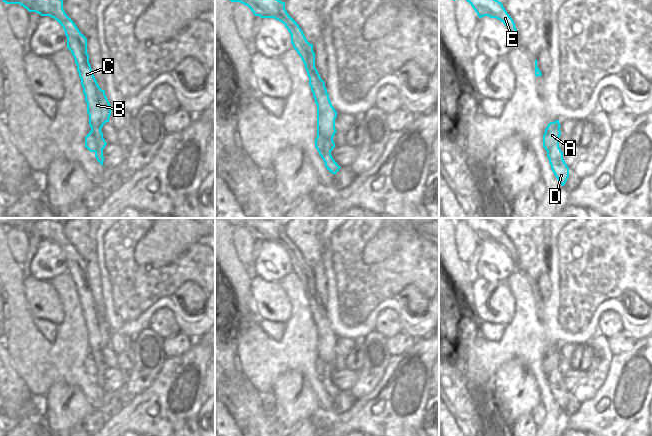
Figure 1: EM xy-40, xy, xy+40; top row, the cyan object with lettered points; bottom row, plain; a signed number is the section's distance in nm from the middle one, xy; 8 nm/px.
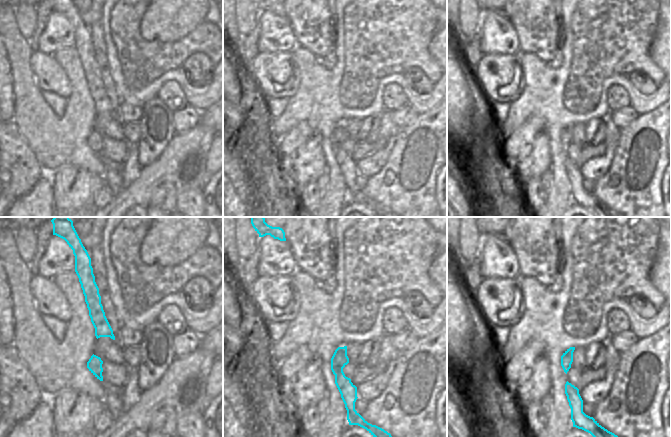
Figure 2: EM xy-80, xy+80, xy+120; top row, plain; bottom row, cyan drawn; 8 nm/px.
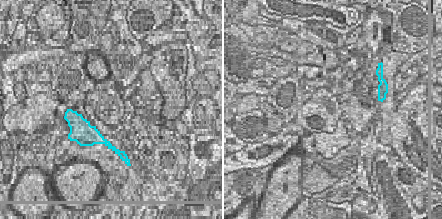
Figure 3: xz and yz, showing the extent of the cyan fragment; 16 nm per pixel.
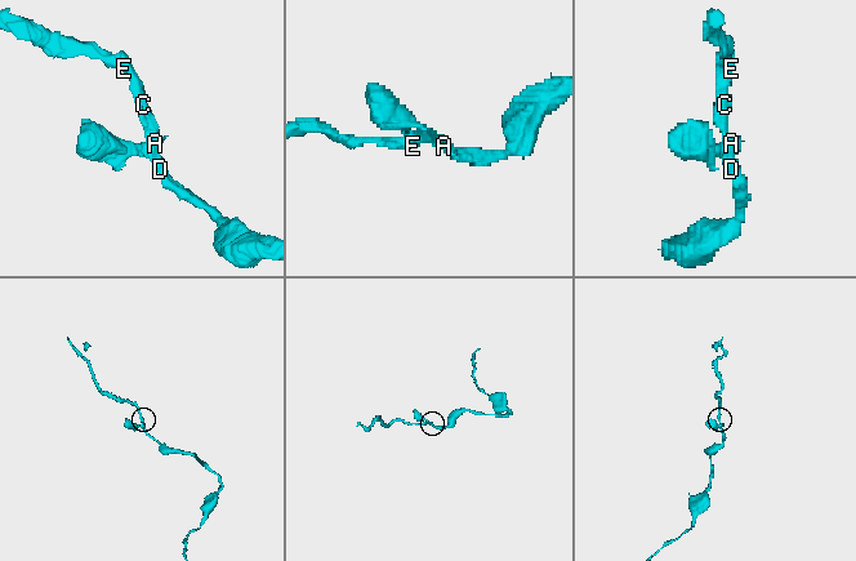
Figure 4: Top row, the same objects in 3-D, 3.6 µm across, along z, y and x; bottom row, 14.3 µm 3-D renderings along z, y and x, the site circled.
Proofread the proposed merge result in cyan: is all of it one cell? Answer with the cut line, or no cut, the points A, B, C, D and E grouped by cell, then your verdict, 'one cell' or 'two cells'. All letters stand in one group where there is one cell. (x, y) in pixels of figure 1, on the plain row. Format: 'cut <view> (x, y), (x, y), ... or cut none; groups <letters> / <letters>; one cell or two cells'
cut none; groups A B C D E; one cell

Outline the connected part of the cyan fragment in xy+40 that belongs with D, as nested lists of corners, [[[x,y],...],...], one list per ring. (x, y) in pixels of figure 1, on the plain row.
[[[559,344],[547,349],[543,359],[543,371],[547,375],[547,381],[555,401],[564,410],[569,401],[569,391],[565,387],[563,376],[559,371],[560,351]]]

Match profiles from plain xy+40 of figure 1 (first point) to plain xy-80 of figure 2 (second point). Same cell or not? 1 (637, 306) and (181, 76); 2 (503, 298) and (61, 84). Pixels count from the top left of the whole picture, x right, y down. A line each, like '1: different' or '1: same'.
1: different
2: same

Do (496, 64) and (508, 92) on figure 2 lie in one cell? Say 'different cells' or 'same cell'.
same cell

